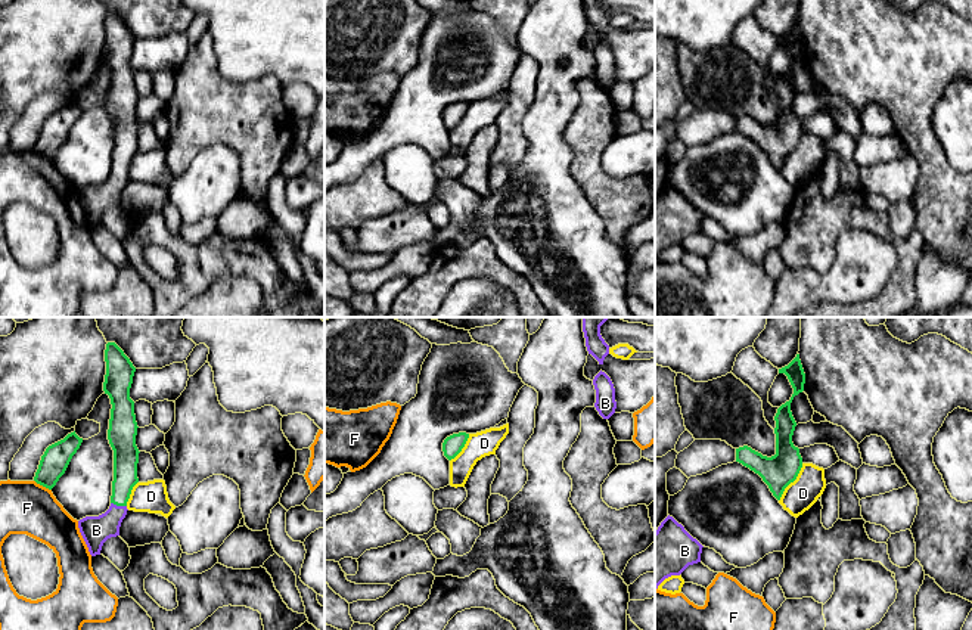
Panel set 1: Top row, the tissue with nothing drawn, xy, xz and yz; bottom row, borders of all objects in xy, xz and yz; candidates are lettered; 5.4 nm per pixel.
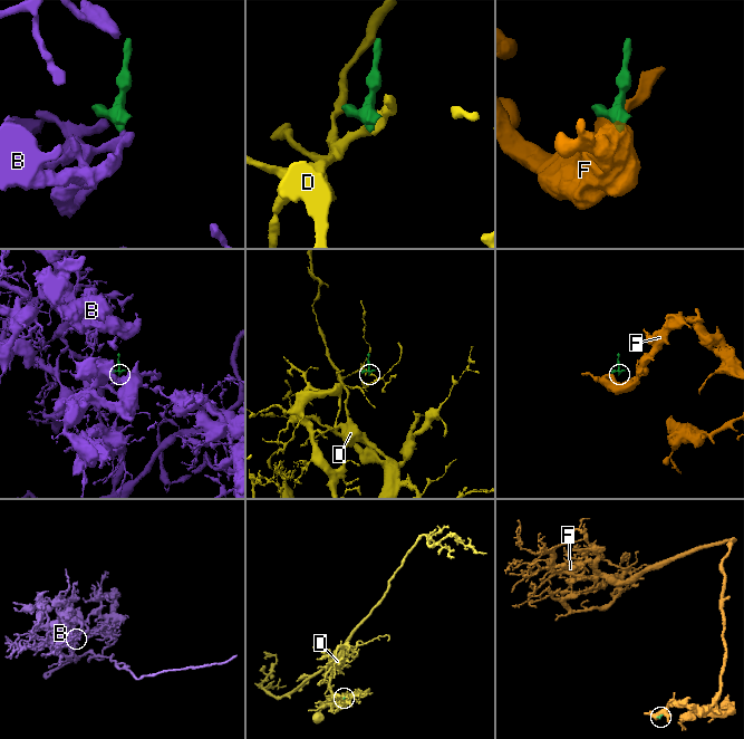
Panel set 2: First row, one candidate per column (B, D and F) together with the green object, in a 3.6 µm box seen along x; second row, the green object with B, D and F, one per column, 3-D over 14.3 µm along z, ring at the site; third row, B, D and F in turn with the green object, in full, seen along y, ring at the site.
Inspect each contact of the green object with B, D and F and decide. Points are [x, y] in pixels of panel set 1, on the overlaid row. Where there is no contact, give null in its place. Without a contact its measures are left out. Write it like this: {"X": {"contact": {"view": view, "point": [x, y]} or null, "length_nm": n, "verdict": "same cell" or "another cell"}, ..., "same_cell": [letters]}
{"B": {"contact": {"view": "xy", "point": [118, 505]}, "length_nm": 90, "verdict": "same cell"}, "D": {"contact": {"view": "yz", "point": [791, 481]}, "length_nm": 240, "verdict": "another cell"}, "F": {"contact": {"view": "xy", "point": [43, 486]}, "length_nm": 110, "verdict": "another cell"}, "same_cell": ["B"]}

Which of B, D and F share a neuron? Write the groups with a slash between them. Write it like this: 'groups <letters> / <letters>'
groups B / D / F

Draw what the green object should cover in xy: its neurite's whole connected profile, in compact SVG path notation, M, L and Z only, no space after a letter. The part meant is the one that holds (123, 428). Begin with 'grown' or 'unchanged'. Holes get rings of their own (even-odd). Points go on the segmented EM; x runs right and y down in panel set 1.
grown | M108 342L105 350L106 375L103 391L111 398L111 419L108 440L114 450L114 481L109 509L99 516L86 516L78 521L80 533L91 556L100 555L103 543L119 536L119 527L127 515L127 502L133 487L139 482L136 446L137 422L130 388L136 367L124 351Z

